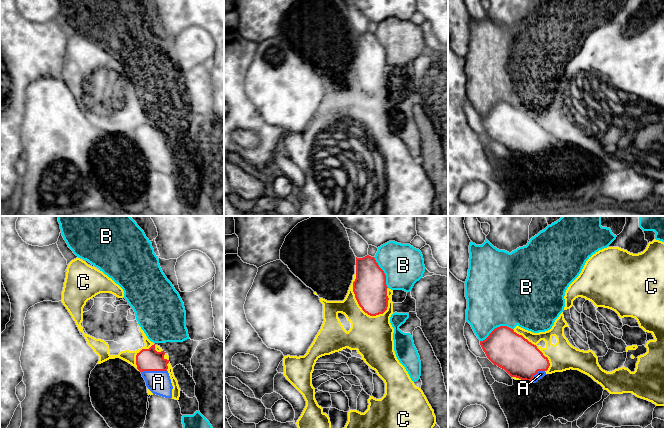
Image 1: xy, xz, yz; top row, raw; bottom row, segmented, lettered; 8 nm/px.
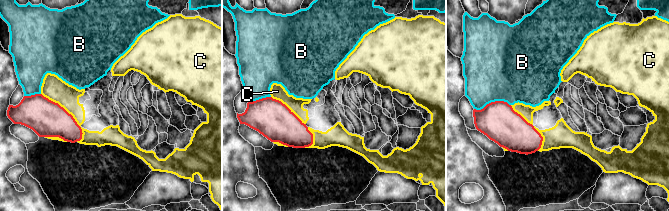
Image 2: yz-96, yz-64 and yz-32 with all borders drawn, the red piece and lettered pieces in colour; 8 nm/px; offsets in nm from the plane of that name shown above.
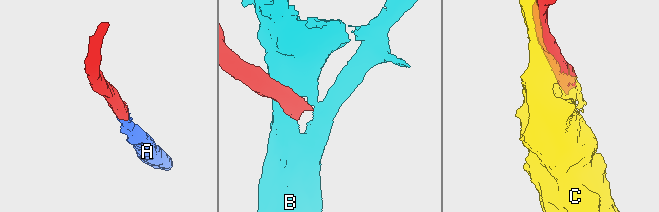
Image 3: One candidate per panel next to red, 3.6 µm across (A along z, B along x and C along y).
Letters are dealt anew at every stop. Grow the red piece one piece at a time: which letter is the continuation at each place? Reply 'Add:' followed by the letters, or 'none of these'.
Add: A

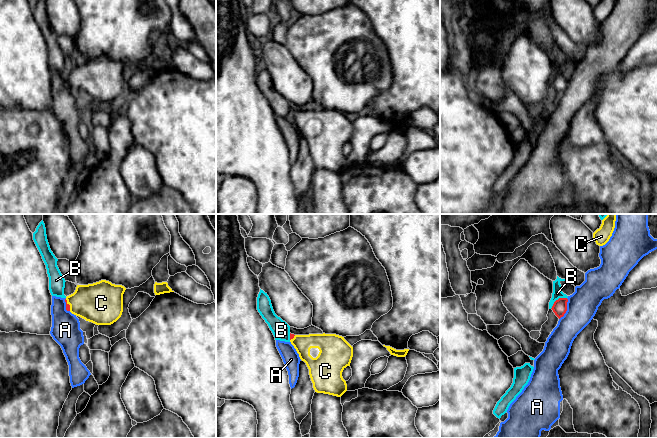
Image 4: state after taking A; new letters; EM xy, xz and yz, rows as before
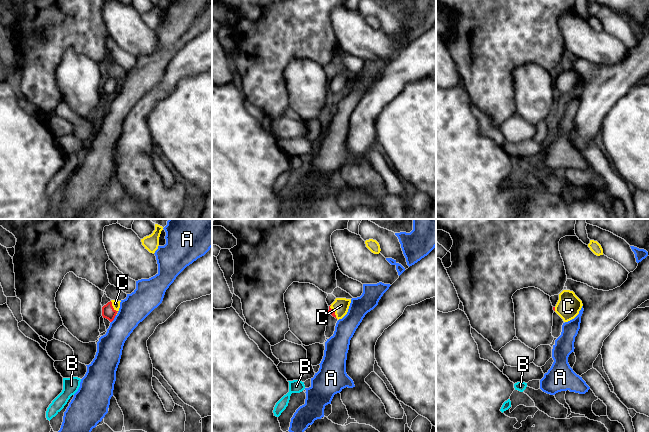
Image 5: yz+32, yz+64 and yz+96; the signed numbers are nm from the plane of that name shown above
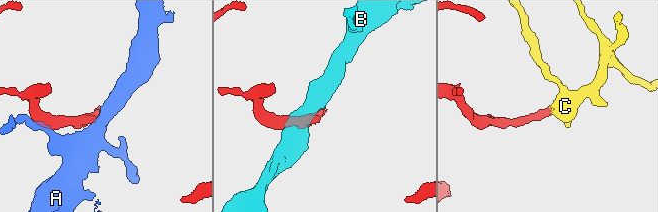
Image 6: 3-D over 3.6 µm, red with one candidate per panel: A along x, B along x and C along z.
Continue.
Add: C

